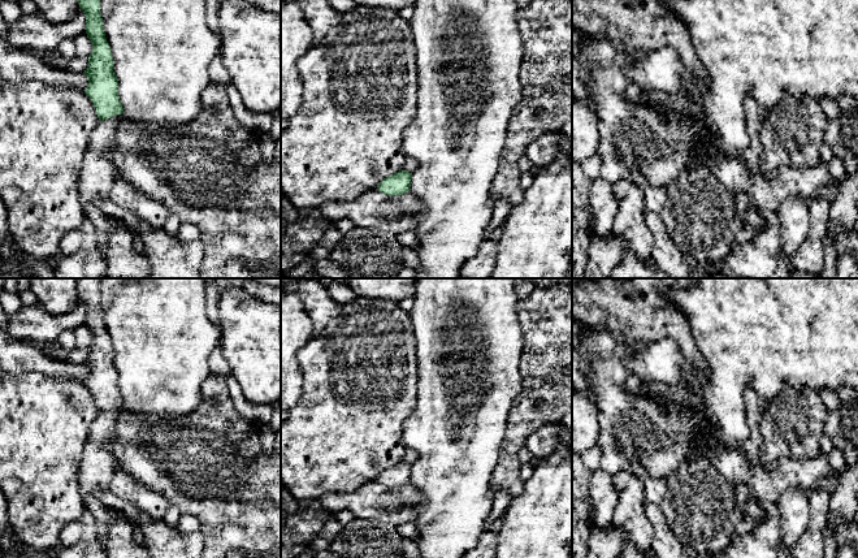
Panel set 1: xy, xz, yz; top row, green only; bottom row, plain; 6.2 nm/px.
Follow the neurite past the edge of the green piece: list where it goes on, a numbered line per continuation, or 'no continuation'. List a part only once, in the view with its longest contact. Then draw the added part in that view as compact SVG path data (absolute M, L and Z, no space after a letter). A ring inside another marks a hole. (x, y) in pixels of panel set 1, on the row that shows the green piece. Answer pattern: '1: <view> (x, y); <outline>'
1: xy (98, 173); M122 114L99 121L92 134L82 161L79 176L79 193L83 199L83 211L87 220L95 224L98 247L104 256L108 248L109 234L114 228L114 220L104 213L104 206L94 200L101 198L109 200L109 191L118 173L114 163L107 156L118 134Z

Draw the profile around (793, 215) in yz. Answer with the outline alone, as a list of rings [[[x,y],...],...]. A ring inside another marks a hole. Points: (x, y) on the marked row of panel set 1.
[[[789,196],[780,206],[777,217],[785,251],[793,255],[803,243],[811,229],[807,199],[801,196]]]

